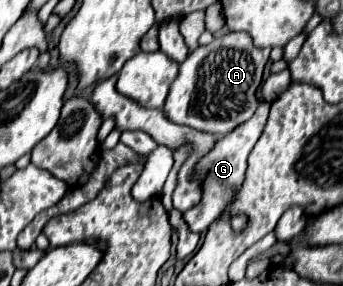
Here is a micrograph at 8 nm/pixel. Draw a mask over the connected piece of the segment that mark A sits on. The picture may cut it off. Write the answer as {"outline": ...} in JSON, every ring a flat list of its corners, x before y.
{"outline":[[226,33,210,45,198,47,188,55,186,63,180,65,180,73,170,85,164,105,166,117,178,125,190,125,212,135,230,133,248,121,262,103,258,89,268,57,270,49,256,49,246,33]]}

